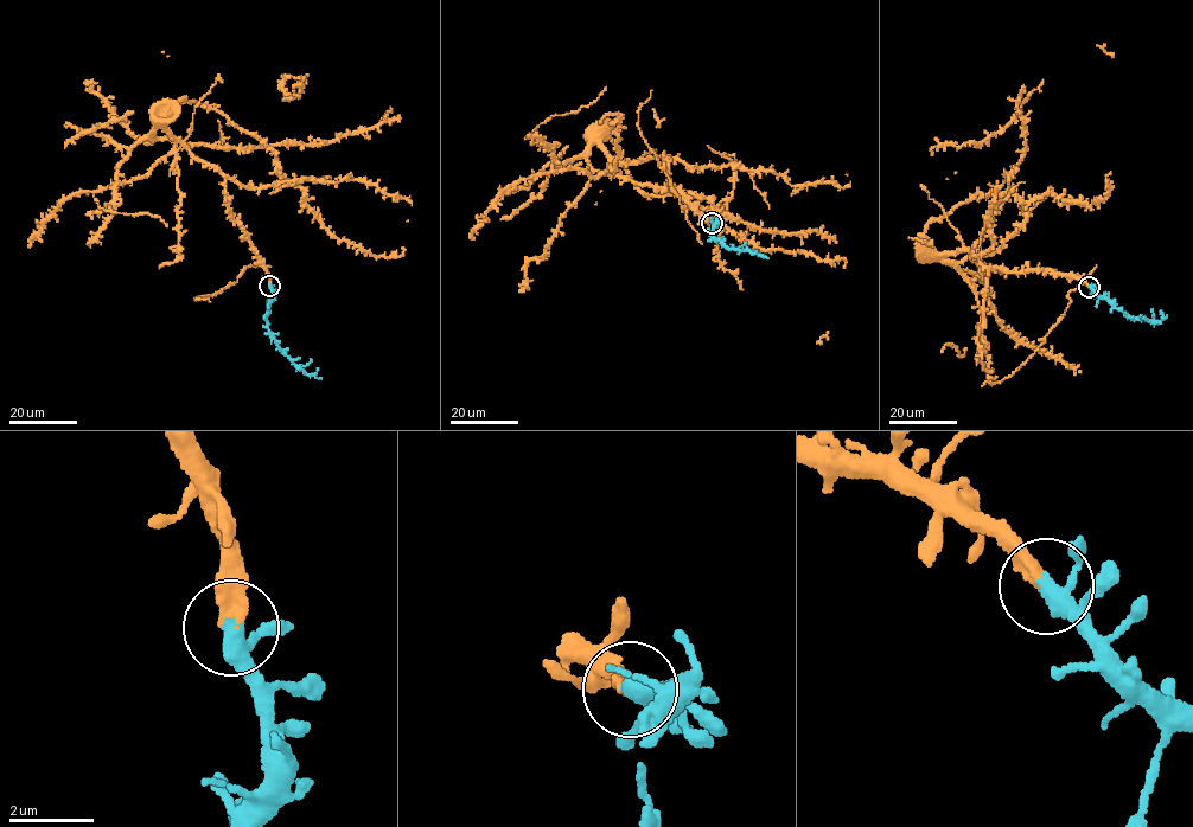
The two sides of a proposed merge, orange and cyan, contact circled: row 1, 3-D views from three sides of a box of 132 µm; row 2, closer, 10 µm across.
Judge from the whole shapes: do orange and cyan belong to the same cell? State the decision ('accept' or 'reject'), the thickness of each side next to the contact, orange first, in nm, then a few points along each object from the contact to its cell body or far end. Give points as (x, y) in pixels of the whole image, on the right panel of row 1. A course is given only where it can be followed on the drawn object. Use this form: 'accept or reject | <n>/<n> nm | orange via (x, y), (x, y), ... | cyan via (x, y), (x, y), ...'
accept | 320/360 nm | orange via (1089, 287), (938, 252), (925, 229), (980, 192), (1029, 202), (1048, 192), (1090, 206), (1108, 194), (1110, 173) | cyan via (1089, 287), (1095, 295), (1107, 297), (1133, 316), (1159, 321), (1166, 314)

